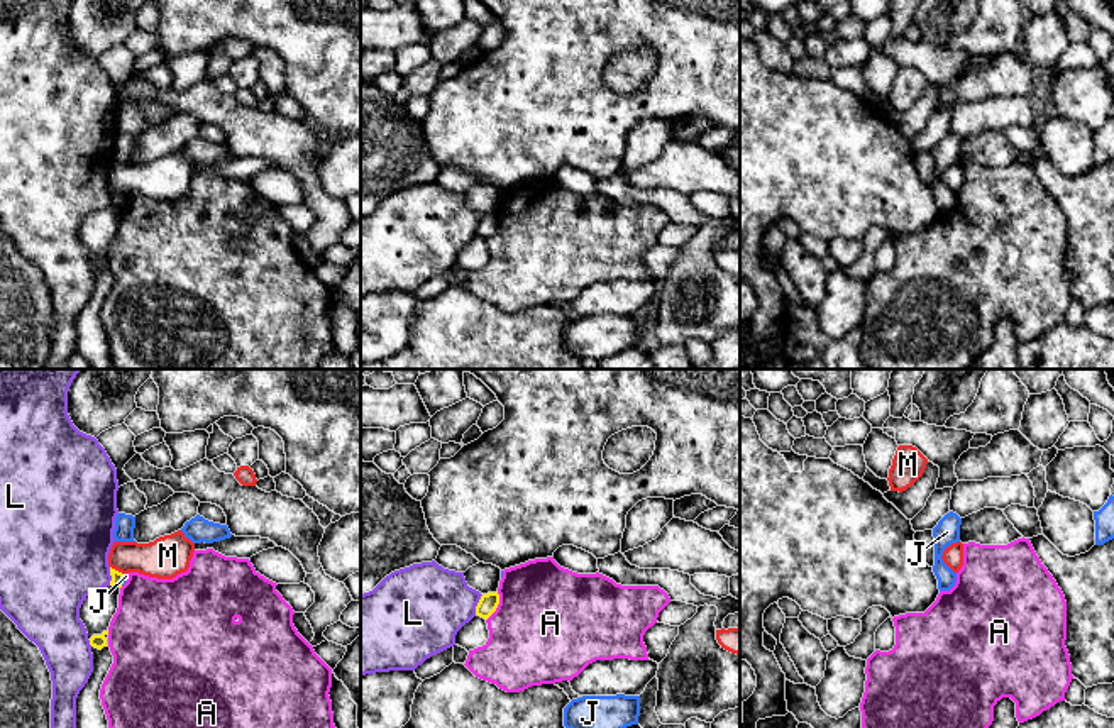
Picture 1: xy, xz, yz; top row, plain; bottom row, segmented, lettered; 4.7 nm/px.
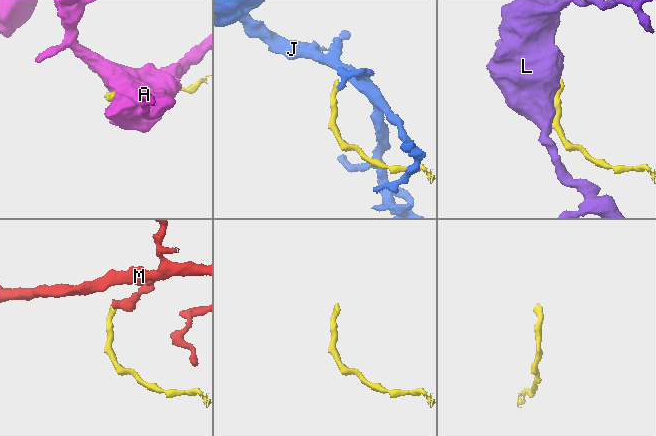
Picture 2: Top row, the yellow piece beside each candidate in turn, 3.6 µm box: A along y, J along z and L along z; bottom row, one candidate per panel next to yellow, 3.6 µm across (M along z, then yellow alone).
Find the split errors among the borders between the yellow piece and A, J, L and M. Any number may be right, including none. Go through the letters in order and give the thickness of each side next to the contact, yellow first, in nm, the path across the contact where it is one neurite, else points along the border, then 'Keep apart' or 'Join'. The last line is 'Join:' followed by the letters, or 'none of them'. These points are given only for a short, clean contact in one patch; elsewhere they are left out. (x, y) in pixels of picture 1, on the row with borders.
A: Thickness 90 nm (yellow) against 500 nm. Keep apart
J: Thickness 60 nm (yellow) against 20 nm. Boundary: xy (124, 576), (121, 584). Keep apart
L: Thickness 90 nm (yellow) against 400 nm. Keep apart
M: Thickness 60 nm (yellow) against 200 nm. Boundary: xy (110, 566), (124, 574). Keep apart
Join: none of them

